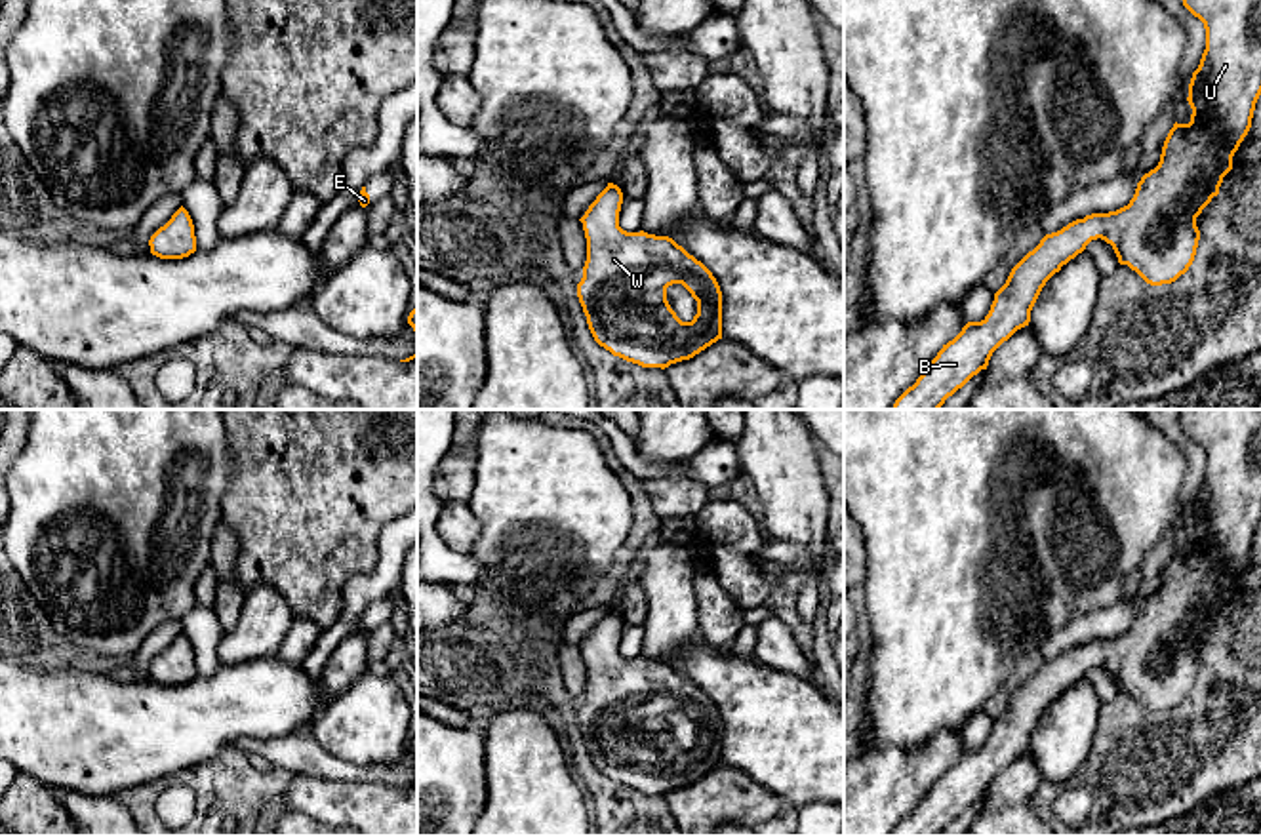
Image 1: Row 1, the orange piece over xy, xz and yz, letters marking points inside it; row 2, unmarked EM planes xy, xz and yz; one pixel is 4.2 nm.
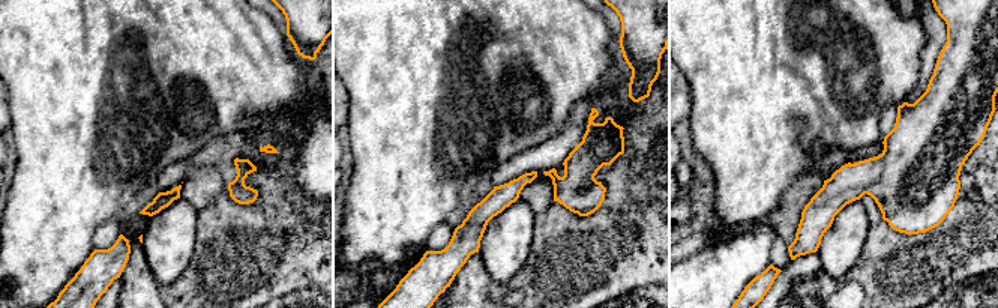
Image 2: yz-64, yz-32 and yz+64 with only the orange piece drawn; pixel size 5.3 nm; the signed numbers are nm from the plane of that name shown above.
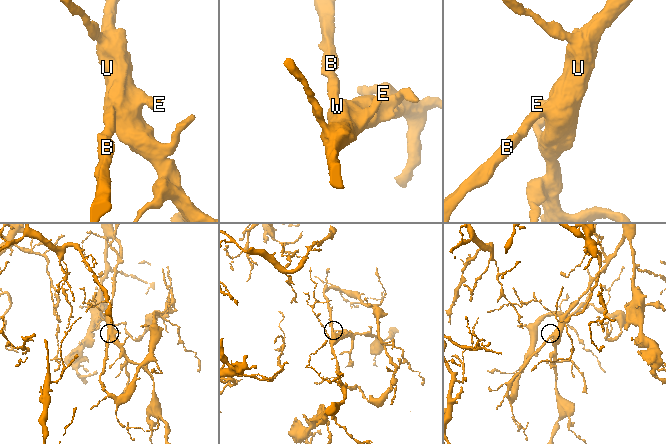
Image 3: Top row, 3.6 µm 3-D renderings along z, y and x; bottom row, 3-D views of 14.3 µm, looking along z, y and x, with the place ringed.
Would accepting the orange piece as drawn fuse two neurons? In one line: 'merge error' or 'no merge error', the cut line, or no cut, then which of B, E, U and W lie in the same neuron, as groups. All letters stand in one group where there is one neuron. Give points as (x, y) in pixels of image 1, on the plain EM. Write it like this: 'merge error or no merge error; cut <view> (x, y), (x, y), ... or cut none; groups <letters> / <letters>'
no merge error; cut none; groups B E U W

